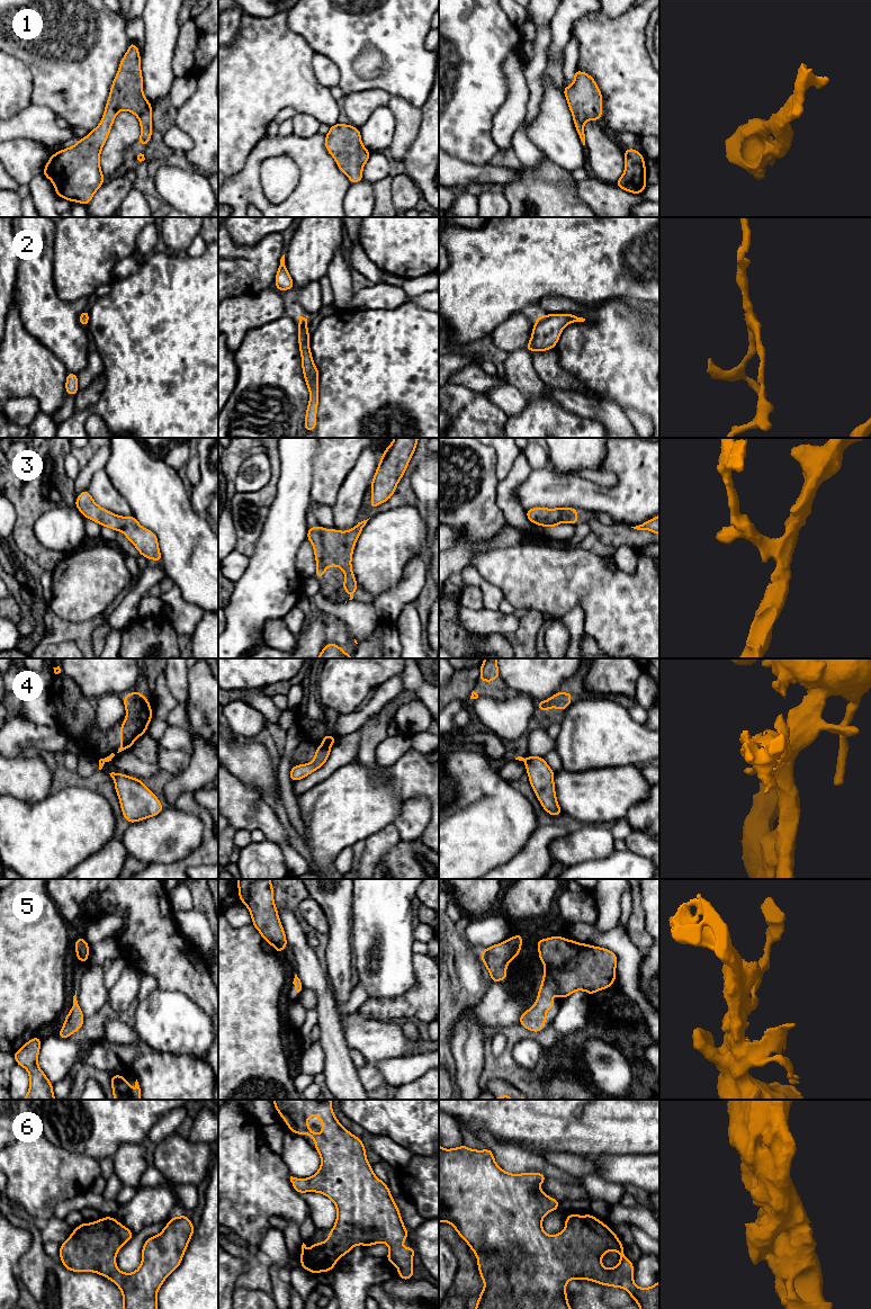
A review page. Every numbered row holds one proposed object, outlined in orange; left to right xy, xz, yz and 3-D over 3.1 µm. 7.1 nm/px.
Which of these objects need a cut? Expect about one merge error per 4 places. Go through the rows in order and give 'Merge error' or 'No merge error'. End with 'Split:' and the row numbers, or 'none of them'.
1: No merge error
2: No merge error
3: No merge error
4: Merge error
5: No merge error
6: No merge error
Split: 4

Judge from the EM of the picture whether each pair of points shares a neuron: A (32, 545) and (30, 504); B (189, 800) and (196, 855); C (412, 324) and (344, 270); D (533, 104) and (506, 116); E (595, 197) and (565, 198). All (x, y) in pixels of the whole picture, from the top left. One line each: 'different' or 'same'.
A: same
B: same
C: different
D: different
E: different

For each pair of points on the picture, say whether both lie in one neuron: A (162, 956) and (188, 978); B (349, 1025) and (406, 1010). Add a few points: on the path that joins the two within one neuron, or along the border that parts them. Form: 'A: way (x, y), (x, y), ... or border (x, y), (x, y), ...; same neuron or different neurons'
A: way (169, 959), (181, 971); same neuron
B: border (357, 1012), (366, 1019), (379, 1020); different neurons

